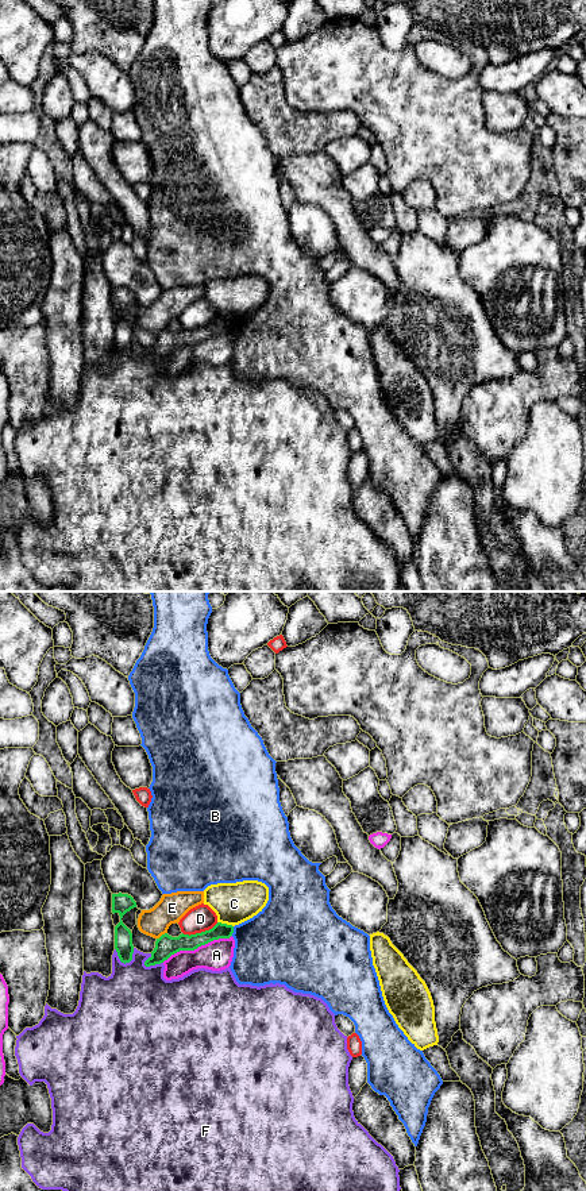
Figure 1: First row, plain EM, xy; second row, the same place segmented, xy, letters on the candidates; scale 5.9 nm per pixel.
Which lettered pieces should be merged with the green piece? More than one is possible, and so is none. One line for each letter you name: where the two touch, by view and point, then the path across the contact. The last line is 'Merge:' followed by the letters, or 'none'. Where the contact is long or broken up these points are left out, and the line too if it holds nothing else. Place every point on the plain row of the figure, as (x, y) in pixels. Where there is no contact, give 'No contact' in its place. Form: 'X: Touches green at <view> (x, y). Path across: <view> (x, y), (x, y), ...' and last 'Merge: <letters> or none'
Merge: none

